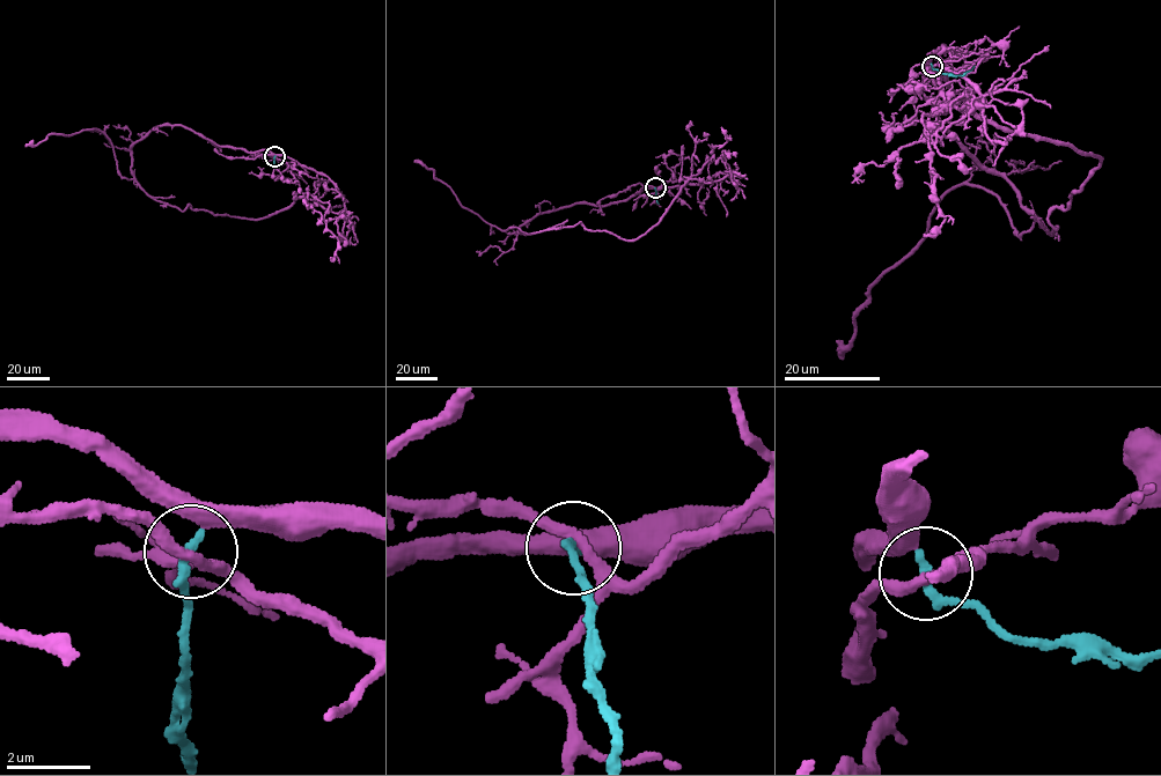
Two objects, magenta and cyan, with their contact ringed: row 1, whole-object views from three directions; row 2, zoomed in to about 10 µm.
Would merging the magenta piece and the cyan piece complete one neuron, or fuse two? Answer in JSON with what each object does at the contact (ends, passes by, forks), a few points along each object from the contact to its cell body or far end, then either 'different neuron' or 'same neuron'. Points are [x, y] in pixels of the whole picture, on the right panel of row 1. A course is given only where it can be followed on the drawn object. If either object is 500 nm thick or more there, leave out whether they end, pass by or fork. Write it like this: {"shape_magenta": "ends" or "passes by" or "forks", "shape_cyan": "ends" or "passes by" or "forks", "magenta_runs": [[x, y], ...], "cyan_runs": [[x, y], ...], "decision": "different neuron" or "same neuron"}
{"shape_magenta": "passes by", "shape_cyan": "ends", "magenta_runs": [[932, 66], [950, 90], [927, 100], [935, 118], [1034, 222], [1020, 236], [996, 196], [946, 192], [839, 357]], "cyan_runs": [[932, 66], [942, 73], [963, 75], [975, 66]], "decision": "same neuron"}

